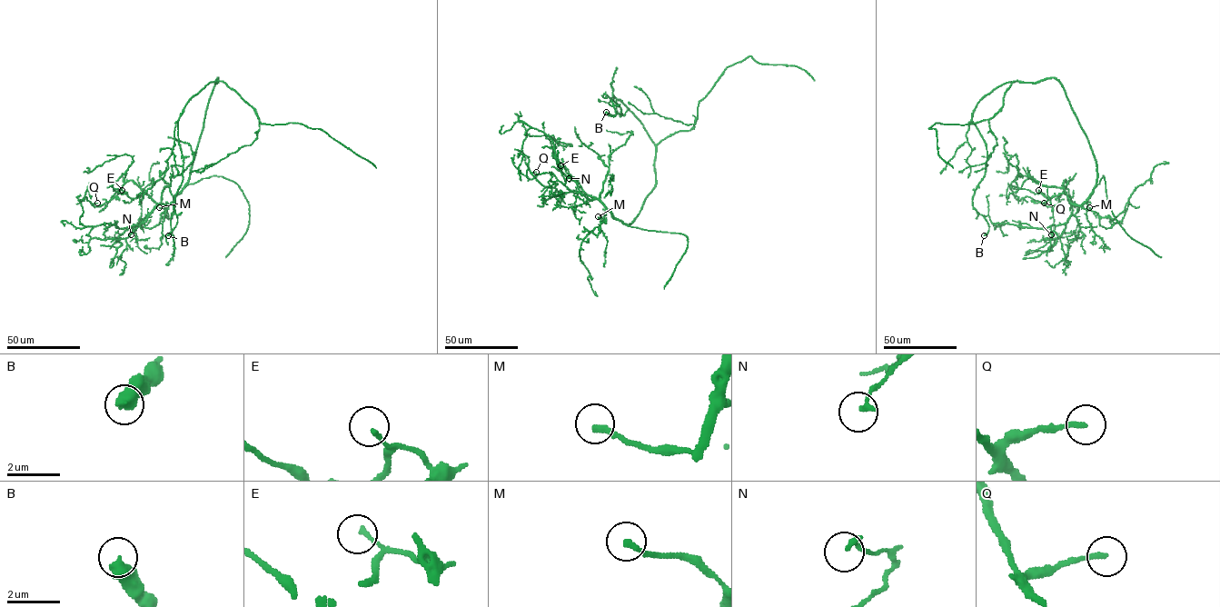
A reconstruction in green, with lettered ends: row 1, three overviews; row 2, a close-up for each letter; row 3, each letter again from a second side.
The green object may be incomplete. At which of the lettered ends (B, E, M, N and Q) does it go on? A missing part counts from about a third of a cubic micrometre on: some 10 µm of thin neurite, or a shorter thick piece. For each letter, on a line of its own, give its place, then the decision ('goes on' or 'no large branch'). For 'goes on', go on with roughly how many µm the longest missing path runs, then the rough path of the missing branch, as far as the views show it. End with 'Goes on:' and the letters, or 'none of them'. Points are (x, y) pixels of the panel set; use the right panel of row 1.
B: at (984, 235); no large branch
E: at (1038, 190); no large branch
M: at (1089, 207); no large branch
N: at (1051, 234); no large branch
Q: at (1044, 203); no large branch
Goes on: none of them

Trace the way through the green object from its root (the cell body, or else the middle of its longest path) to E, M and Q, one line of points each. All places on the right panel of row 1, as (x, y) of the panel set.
E: (1074, 111), (1096, 161), (1096, 184), (1080, 204), (1072, 204), (1066, 194), (1046, 198), (1038, 190)
M: (1074, 111), (1096, 166), (1096, 184), (1083, 205), (1090, 210), (1089, 207)
Q: (1074, 111), (1096, 161), (1096, 184), (1074, 204), (1064, 180), (1059, 202), (1044, 203)

